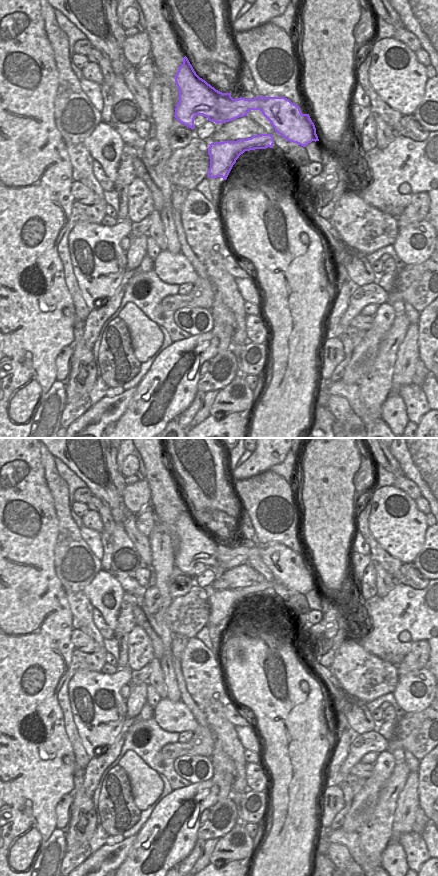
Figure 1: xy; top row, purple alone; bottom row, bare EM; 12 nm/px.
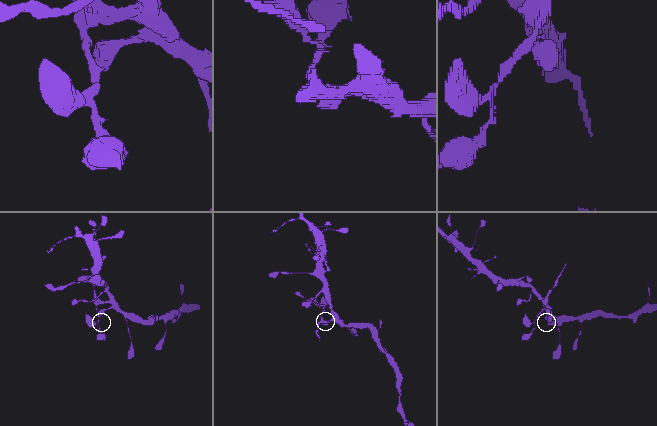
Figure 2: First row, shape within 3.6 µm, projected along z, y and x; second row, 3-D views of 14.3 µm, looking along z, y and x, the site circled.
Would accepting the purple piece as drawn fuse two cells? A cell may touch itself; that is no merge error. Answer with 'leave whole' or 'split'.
split

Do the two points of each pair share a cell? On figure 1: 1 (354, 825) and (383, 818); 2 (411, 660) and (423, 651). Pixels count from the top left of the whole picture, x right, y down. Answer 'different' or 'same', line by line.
1: different
2: same

